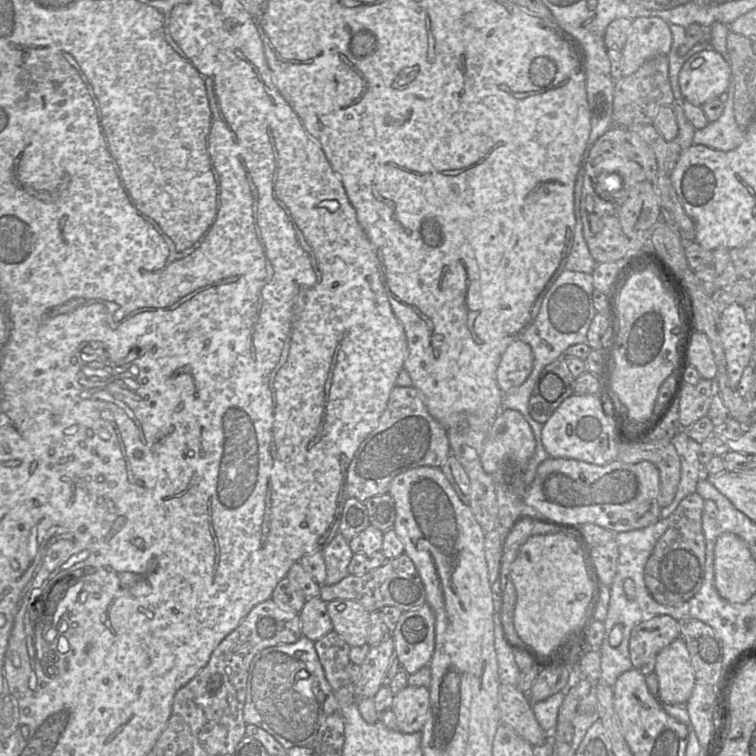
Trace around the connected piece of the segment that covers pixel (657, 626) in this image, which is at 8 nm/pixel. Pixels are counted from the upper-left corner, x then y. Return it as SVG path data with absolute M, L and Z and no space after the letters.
M668 615L654 616L634 626L629 639L629 657L634 669L644 675L653 673L658 653L679 635L678 620Z

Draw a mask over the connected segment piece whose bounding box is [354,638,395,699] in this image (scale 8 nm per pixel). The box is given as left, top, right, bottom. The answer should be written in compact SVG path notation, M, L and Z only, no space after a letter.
M391 638L370 646L364 661L360 664L360 677L354 683L355 695L372 699L385 685L387 671L393 659L395 652Z

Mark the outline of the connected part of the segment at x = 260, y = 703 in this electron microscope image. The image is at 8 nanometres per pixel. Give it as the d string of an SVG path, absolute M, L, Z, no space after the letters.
M302 636L299 640L290 644L280 644L271 646L259 651L251 661L249 666L249 678L246 678L246 685L244 696L247 697L247 702L243 711L241 712L240 725L236 727L224 727L231 731L226 740L221 744L226 753L233 754L238 743L245 737L246 724L253 724L264 729L271 734L282 746L287 749L293 747L312 748L312 745L325 731L325 724L328 717L335 712L339 712L344 722L347 720L346 713L353 712L358 714L361 719L366 723L367 721L361 715L358 707L357 700L342 707L337 700L336 693L332 686L325 677L323 666L319 660L316 652L314 641Z

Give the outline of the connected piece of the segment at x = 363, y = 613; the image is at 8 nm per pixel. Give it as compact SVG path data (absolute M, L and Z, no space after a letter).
M334 599L326 605L333 631L351 647L368 644L370 633L368 610L358 602L348 599Z

